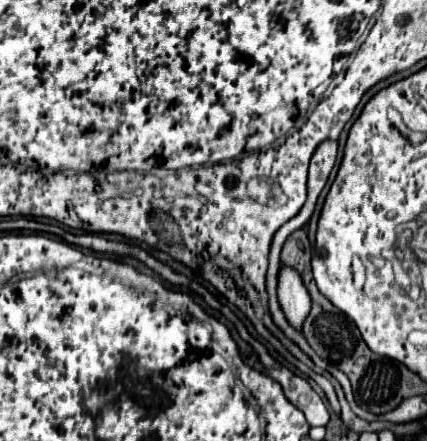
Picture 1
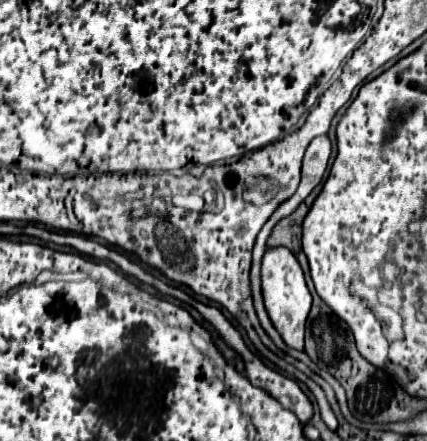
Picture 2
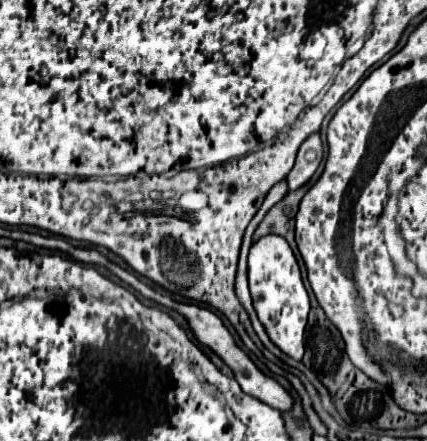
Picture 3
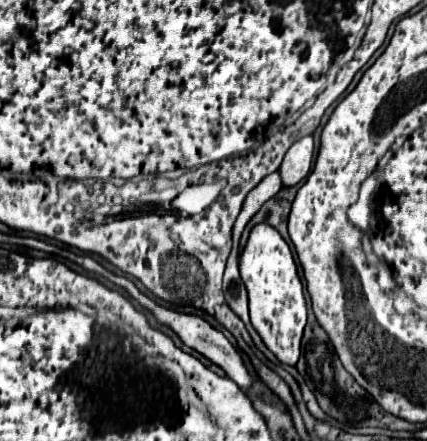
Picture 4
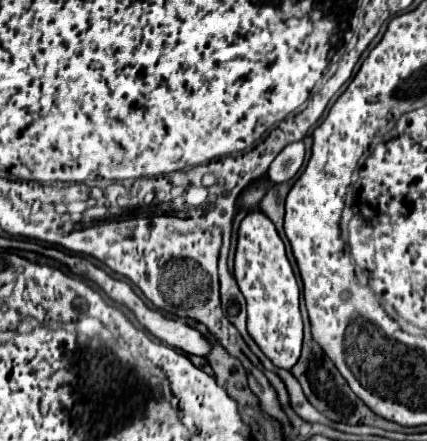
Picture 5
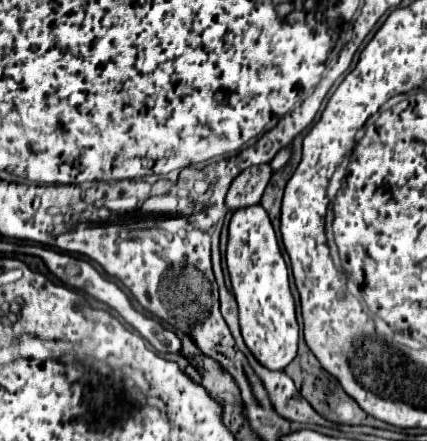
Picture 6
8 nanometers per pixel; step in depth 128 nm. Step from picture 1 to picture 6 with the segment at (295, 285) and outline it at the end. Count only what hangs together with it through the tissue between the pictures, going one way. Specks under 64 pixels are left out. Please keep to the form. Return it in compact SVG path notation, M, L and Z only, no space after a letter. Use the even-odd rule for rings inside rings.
M256 204L240 208L230 220L226 262L232 292L238 300L240 328L246 346L270 370L284 370L298 354L296 304L290 292L288 266L282 258L276 232L266 210Z

